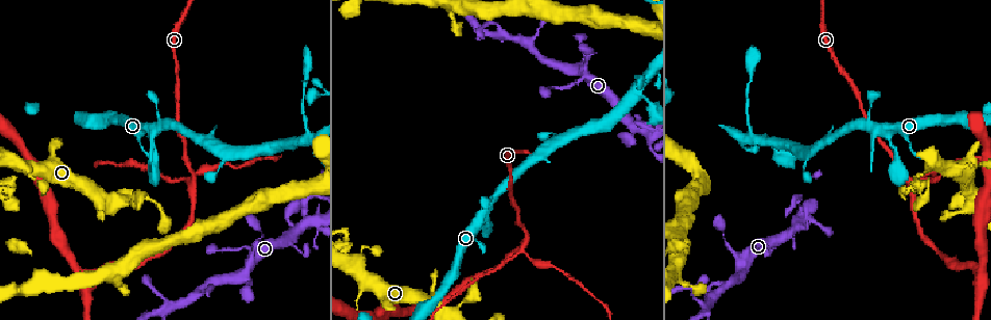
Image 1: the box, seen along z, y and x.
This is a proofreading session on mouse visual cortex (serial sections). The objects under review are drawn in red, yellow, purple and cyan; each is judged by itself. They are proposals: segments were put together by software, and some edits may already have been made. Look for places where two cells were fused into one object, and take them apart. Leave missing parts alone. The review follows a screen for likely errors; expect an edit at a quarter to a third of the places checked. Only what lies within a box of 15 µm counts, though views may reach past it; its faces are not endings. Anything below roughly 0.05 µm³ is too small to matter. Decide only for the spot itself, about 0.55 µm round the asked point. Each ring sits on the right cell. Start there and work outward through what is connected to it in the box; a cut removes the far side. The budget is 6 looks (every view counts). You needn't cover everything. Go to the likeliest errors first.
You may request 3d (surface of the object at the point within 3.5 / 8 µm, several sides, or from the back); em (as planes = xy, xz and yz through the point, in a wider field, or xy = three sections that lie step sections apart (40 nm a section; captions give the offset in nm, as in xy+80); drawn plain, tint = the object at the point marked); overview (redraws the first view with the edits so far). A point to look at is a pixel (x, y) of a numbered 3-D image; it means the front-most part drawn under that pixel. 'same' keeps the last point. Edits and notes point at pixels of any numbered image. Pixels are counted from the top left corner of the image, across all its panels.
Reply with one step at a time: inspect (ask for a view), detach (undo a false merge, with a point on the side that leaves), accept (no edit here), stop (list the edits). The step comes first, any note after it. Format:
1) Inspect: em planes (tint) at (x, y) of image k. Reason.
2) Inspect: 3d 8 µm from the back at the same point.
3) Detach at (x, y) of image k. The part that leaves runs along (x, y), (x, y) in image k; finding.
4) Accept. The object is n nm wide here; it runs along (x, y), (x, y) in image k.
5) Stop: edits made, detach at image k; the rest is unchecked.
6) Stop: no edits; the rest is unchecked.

Inspect: 3d 3.5 µm at (910, 180) of image 1. Four-way junction.

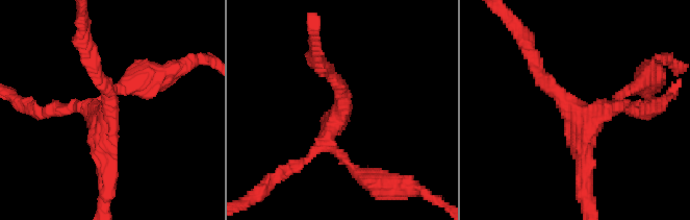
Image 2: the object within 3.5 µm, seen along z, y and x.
Inspect: em xy step 1 (tint) at (105, 117) of image 2. 4 arms meet here; the arms are 150, 200, 200, 250 nm wide.

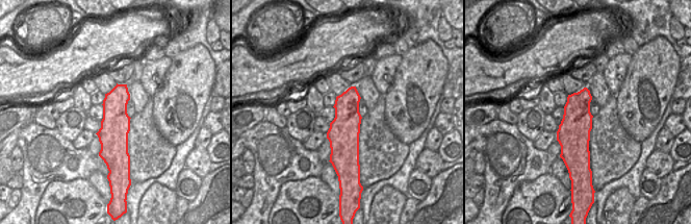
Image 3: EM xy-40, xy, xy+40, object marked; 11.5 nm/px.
Accept. Continuous, no second cell.

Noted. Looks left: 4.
Inspect: 3d 3.5 µm from the back at (502, 32) of image 1. Four-way junction.

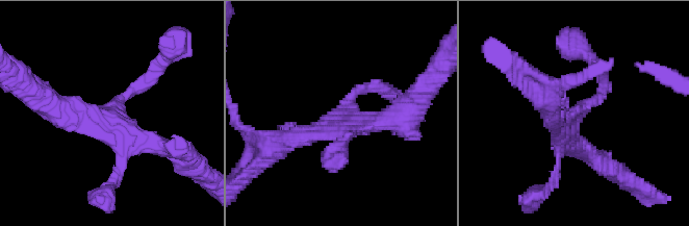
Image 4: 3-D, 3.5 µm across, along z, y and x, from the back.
Inspect: em xy step 5 (plain) at (342, 121) of image 4. 4 arms meet here; the arms are 100, 150, 300, 350 nm wide.

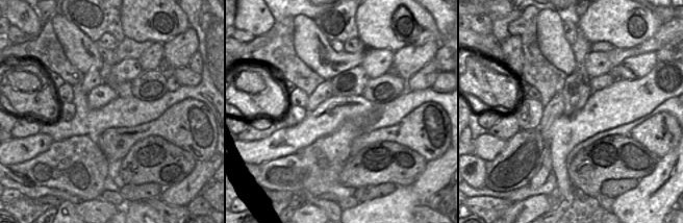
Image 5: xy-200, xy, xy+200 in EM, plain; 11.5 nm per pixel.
Inspect: em xy step 5 (tint) at the same point.

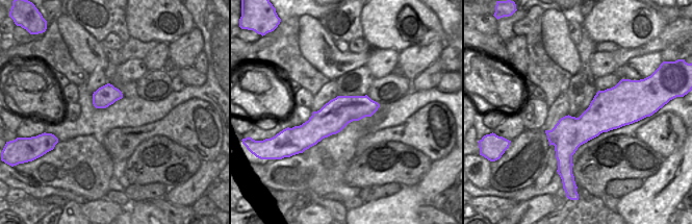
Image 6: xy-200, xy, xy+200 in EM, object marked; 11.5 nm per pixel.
Accept. It runs along (48, 101), (169, 146) in image 4; one cell here.

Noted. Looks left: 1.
Stop: no edits; the rest is unchecked.

